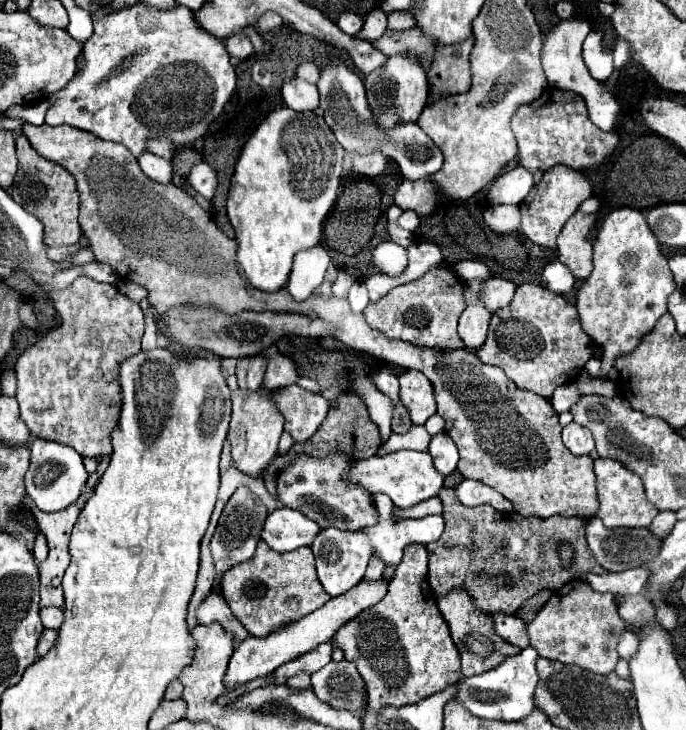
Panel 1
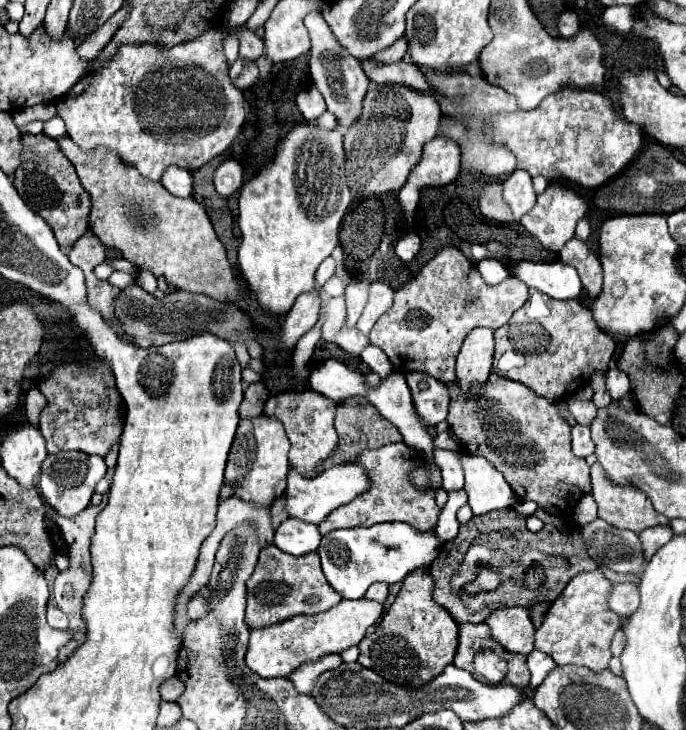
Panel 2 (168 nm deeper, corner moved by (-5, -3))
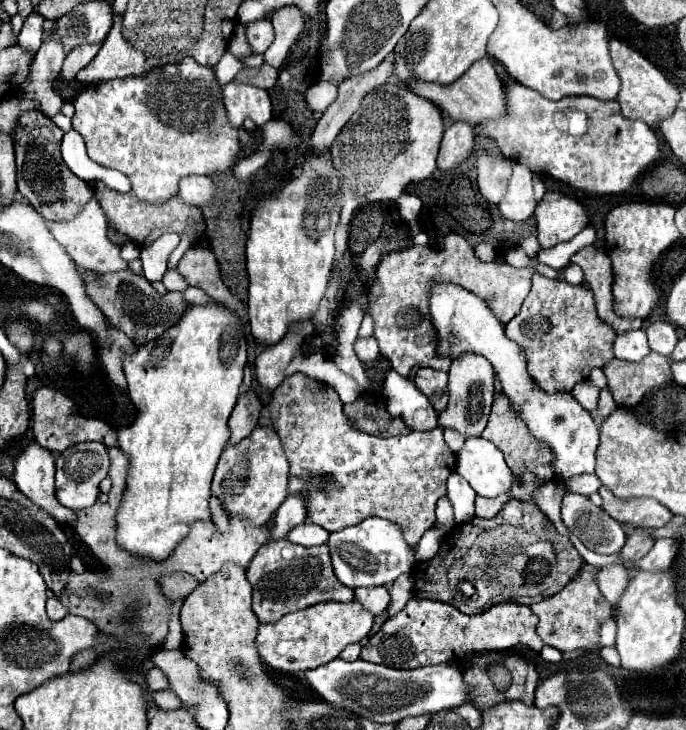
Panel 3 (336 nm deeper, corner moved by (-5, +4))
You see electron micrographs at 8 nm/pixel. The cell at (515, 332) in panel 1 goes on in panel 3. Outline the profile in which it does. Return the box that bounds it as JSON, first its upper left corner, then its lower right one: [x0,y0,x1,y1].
[504,272,616,392]

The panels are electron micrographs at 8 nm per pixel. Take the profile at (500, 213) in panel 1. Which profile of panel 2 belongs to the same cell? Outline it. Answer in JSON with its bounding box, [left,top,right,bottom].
[480,181,512,223]

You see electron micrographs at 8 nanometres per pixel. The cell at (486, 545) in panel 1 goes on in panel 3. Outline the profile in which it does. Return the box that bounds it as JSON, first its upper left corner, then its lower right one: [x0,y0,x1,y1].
[414,498,582,614]

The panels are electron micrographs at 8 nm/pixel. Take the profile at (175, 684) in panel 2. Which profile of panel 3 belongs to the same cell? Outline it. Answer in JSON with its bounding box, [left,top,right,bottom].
[146,666,168,692]

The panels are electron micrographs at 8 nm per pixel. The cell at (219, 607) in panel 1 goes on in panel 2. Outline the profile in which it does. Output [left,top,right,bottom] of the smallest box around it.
[188,587,208,619]

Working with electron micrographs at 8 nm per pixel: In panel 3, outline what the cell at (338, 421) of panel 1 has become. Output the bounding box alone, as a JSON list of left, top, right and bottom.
[344,392,410,436]

